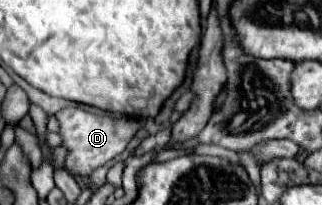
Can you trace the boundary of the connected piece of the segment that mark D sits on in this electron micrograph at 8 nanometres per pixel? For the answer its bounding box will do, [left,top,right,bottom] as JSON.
[57,107,141,175]

